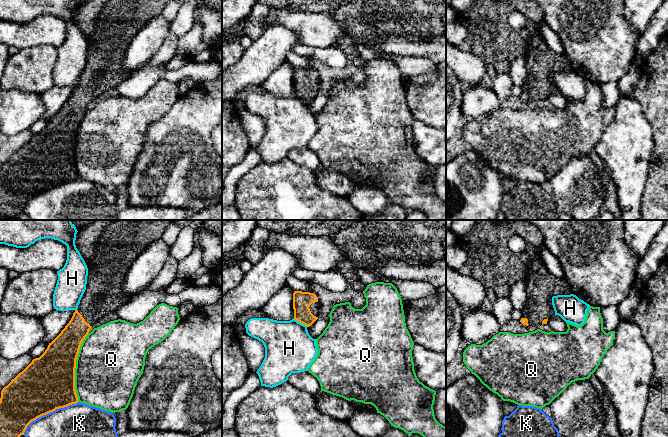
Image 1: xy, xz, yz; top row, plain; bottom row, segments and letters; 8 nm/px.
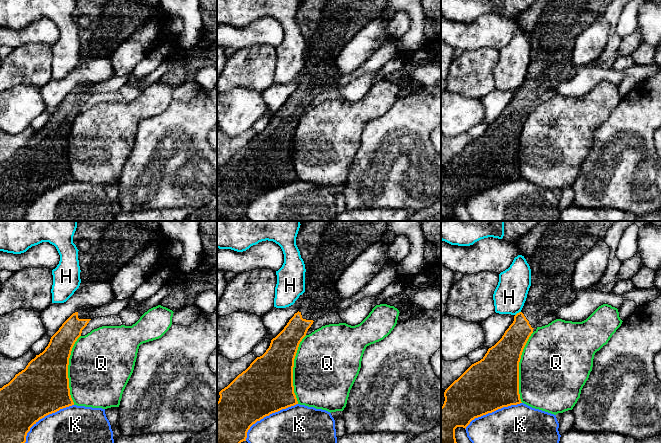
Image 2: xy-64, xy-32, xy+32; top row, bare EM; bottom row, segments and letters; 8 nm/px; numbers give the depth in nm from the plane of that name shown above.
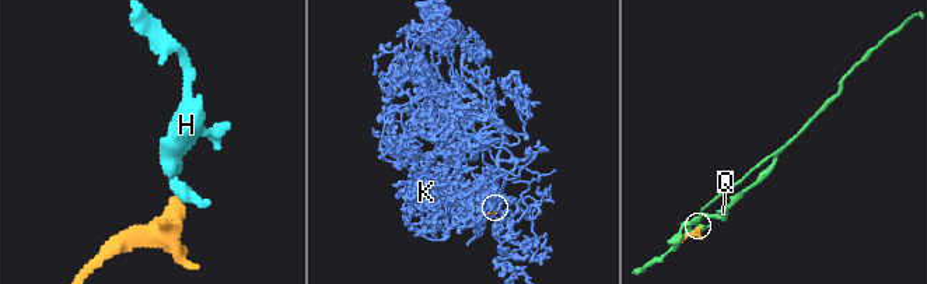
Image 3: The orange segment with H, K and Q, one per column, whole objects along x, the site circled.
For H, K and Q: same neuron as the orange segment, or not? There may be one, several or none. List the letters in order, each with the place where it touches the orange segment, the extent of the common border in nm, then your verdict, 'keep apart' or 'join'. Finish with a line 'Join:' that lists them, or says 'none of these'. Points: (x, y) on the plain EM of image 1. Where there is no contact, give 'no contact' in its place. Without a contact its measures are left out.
H: contact xz (300, 98); length 140 nm; keep apart
K: contact xy (48, 188); length 500 nm; keep apart
Q: contact xy (75, 143); length 550 nm; keep apart
Join: none of these

